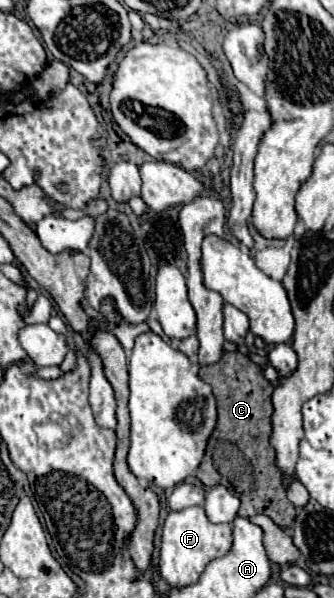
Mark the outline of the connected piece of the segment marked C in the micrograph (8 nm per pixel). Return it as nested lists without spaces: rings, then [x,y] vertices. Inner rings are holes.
[[[227,351],[221,357],[221,363],[201,367],[199,377],[213,387],[219,419],[213,435],[209,437],[203,463],[197,469],[197,479],[205,487],[229,483],[233,493],[241,499],[241,517],[253,517],[255,513],[263,513],[271,517],[279,527],[289,529],[295,519],[295,505],[289,503],[287,491],[283,489],[281,471],[275,465],[275,451],[269,443],[273,387],[263,379],[263,369],[259,381],[259,365],[255,365],[247,355],[241,355],[239,351]],[[253,385],[265,385],[265,397],[261,389],[253,391]]]

